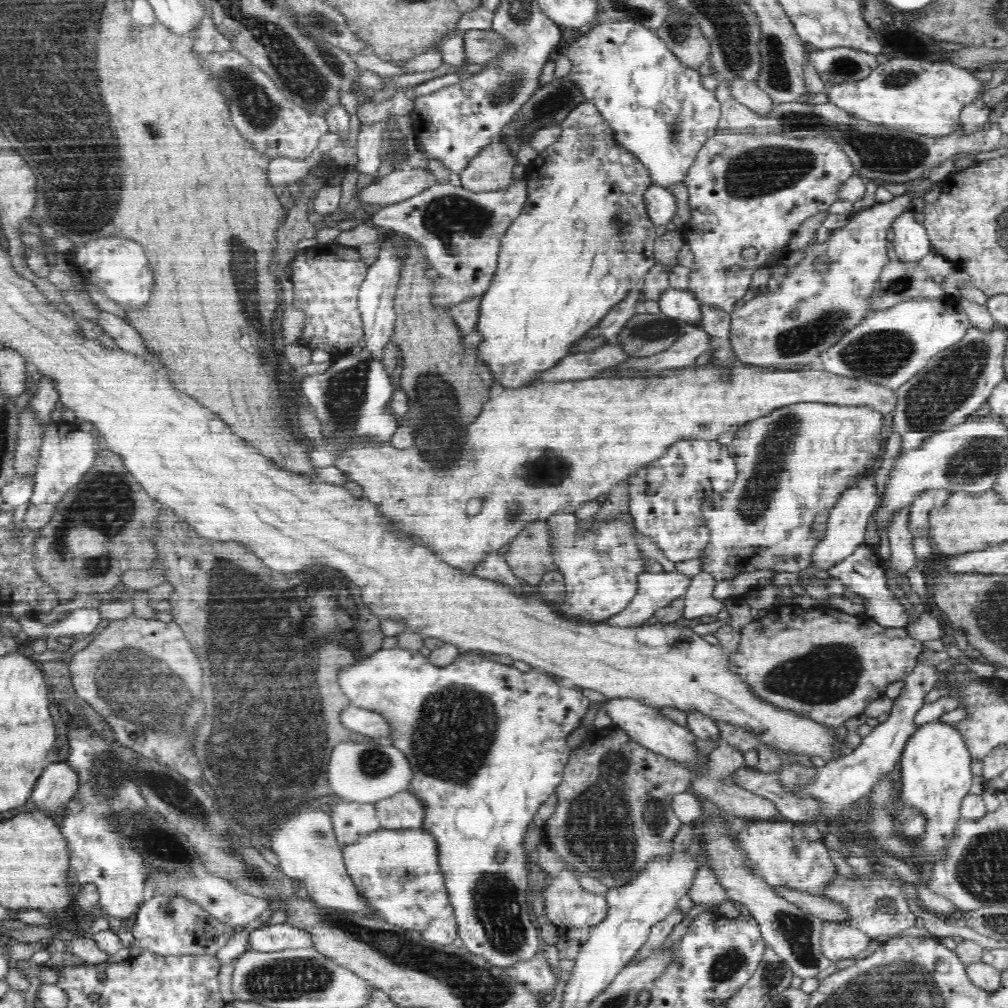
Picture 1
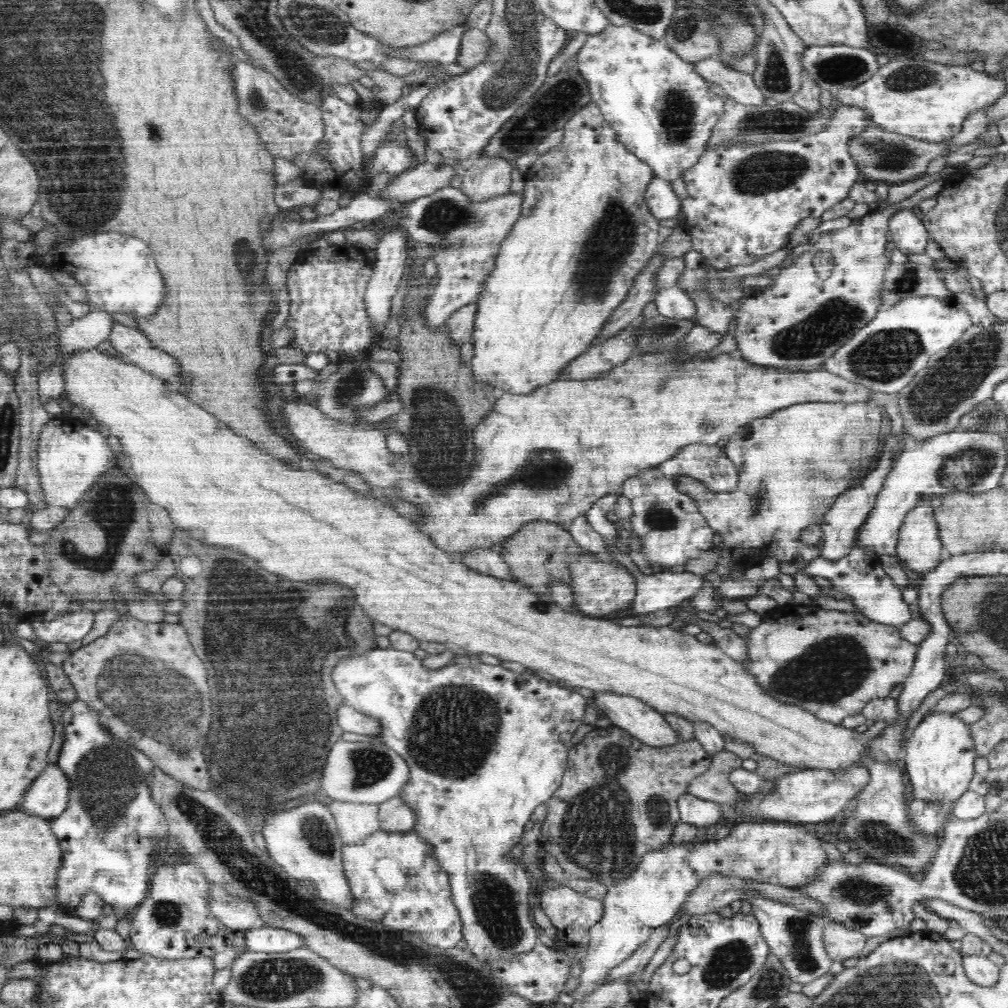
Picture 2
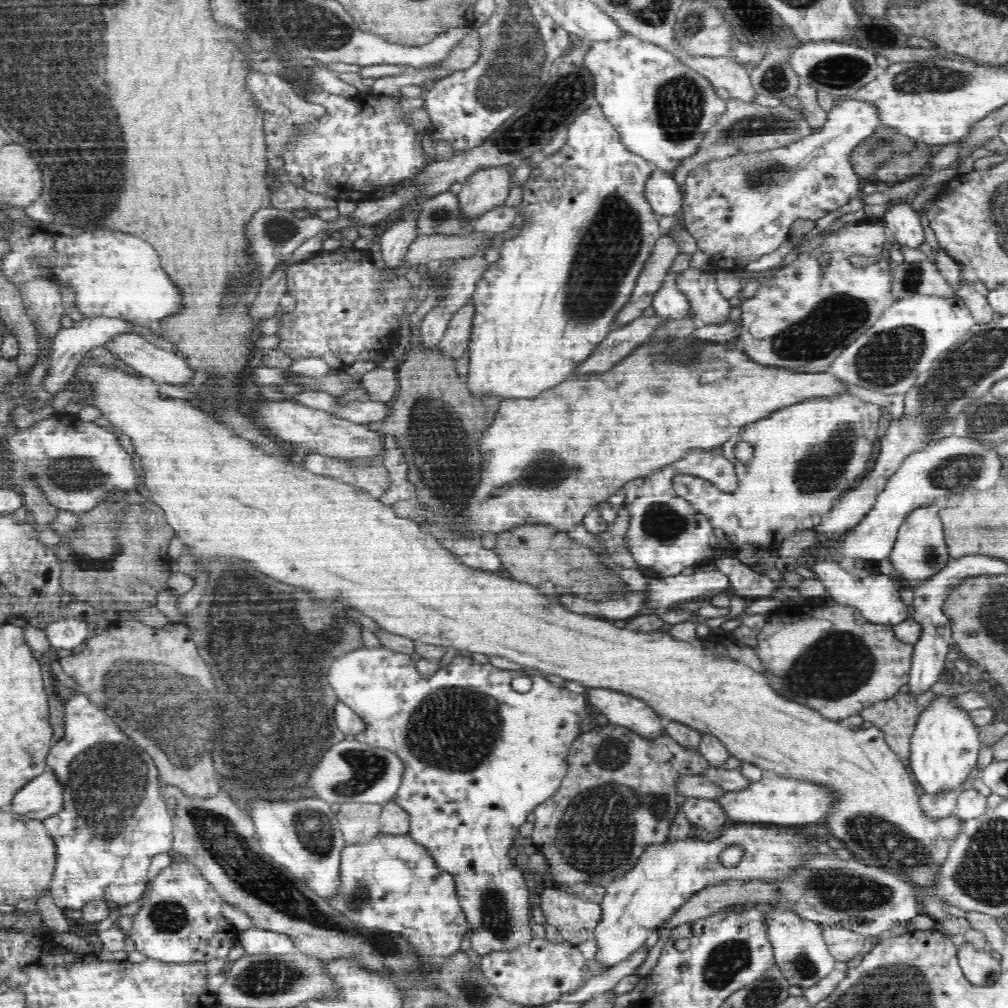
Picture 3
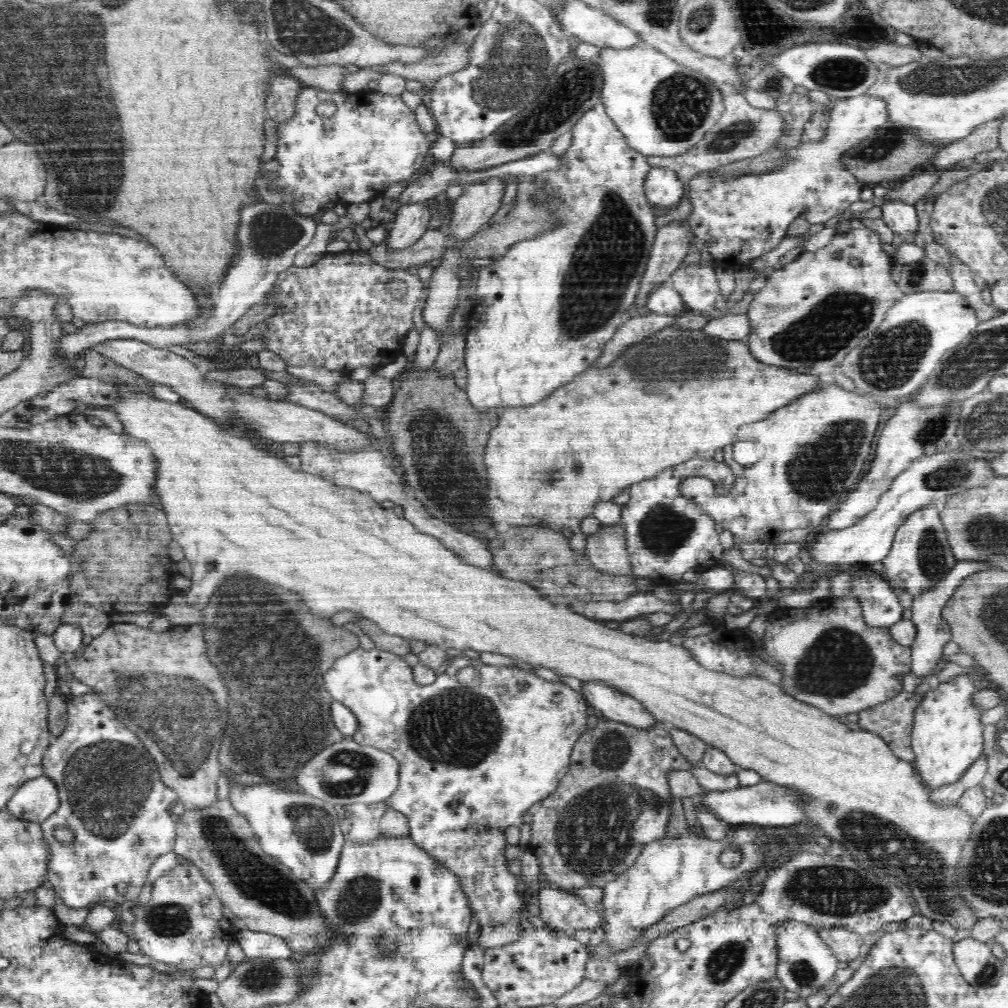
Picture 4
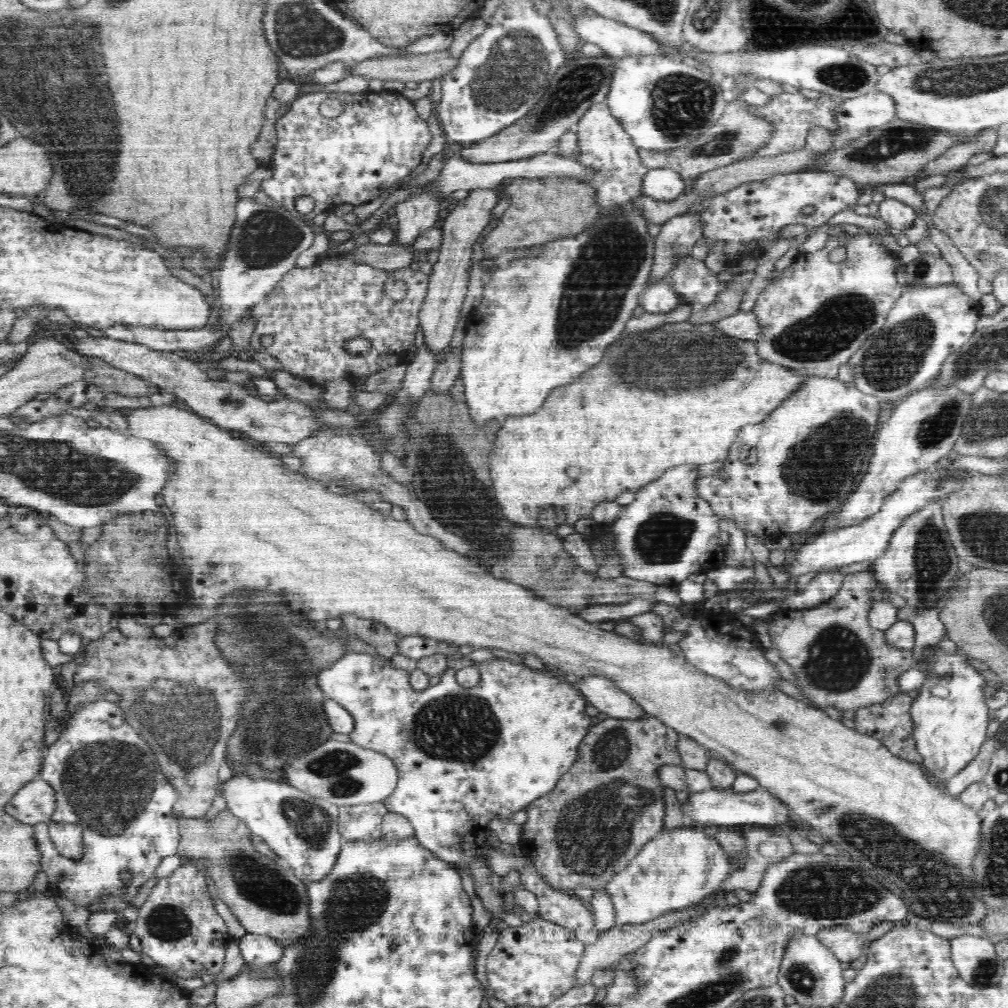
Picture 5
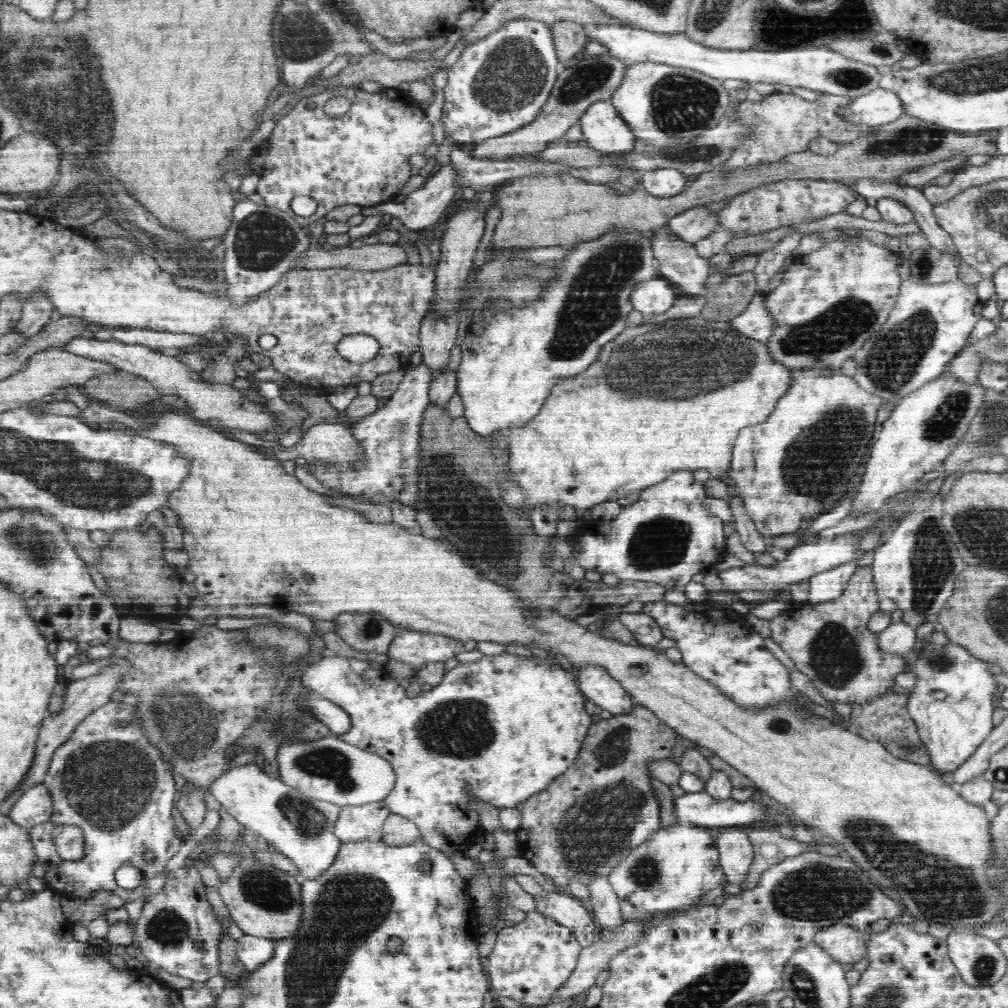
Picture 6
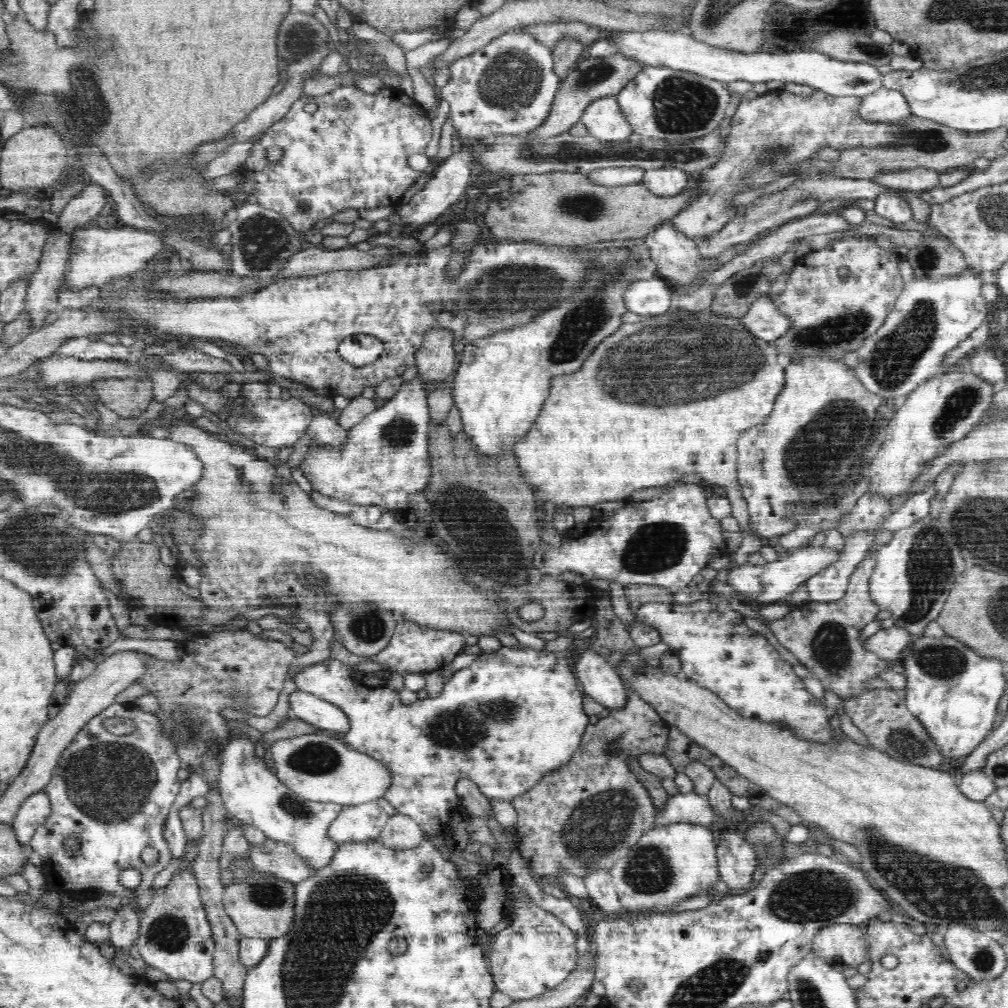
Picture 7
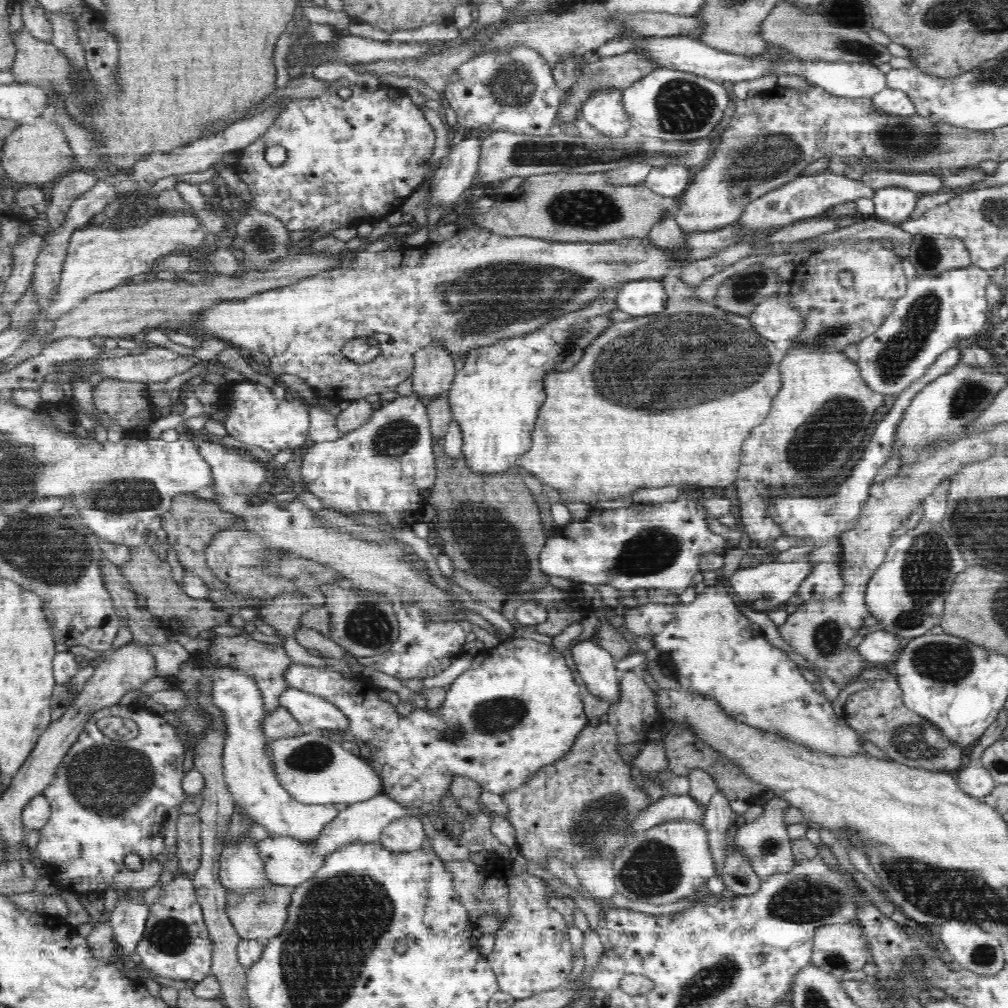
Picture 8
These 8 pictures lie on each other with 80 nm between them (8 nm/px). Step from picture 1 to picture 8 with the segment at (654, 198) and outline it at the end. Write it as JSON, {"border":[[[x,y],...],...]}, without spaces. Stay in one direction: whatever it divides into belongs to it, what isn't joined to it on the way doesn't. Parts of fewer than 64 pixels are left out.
{"border":[[[682,165],[653,167],[644,183],[650,190],[658,194],[681,197],[690,184],[688,170],[688,167]]]}

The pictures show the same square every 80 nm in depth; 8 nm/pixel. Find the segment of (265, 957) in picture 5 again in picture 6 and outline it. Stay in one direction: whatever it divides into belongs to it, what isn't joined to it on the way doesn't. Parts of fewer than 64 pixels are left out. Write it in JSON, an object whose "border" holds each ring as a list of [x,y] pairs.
{"border":[[[248,934],[237,940],[237,957],[243,964],[246,972],[259,969],[276,954],[276,941],[272,939],[257,938]]]}

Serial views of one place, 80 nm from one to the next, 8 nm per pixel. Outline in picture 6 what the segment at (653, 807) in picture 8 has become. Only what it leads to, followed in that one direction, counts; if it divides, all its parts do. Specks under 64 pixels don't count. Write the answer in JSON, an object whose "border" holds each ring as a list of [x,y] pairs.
{"border":[[[705,790],[684,793],[674,803],[676,825],[707,827],[712,830],[750,824],[755,820],[771,818],[771,813],[760,801],[751,798],[744,802],[714,800]]]}

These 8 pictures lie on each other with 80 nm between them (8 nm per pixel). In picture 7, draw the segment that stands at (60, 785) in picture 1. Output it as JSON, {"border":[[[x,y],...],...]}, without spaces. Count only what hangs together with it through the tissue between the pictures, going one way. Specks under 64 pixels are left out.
{"border":[[[43,790],[30,794],[22,802],[12,825],[19,836],[20,845],[28,847],[36,828],[40,828],[50,815],[51,804],[48,795]]]}

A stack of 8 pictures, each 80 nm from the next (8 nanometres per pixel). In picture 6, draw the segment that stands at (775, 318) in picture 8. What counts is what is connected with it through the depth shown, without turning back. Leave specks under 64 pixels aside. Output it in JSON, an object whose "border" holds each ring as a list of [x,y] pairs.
{"border":[[[764,293],[757,294],[748,305],[748,308],[728,323],[740,334],[760,342],[767,342],[770,334],[774,332],[775,324],[774,319],[770,318],[770,315],[766,312],[763,301]]]}

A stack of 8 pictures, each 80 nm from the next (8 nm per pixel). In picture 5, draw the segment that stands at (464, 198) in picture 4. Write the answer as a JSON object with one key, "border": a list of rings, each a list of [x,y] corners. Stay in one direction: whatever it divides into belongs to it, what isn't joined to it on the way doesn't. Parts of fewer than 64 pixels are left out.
{"border":[[[471,189],[470,196],[458,208],[454,208],[444,220],[441,228],[441,245],[438,248],[439,258],[429,275],[426,298],[419,310],[419,324],[424,335],[423,344],[431,350],[435,358],[442,356],[442,352],[450,346],[468,288],[472,246],[476,244],[478,236],[492,220],[490,212],[500,199],[496,190]]]}

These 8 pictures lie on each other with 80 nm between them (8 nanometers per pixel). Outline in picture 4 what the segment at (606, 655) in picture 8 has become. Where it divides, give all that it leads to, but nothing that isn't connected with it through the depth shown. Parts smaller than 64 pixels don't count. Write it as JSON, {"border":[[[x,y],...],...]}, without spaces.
{"border":[[[583,682],[580,691],[585,701],[600,710],[605,719],[642,730],[649,730],[657,722],[639,700],[608,684]]]}

